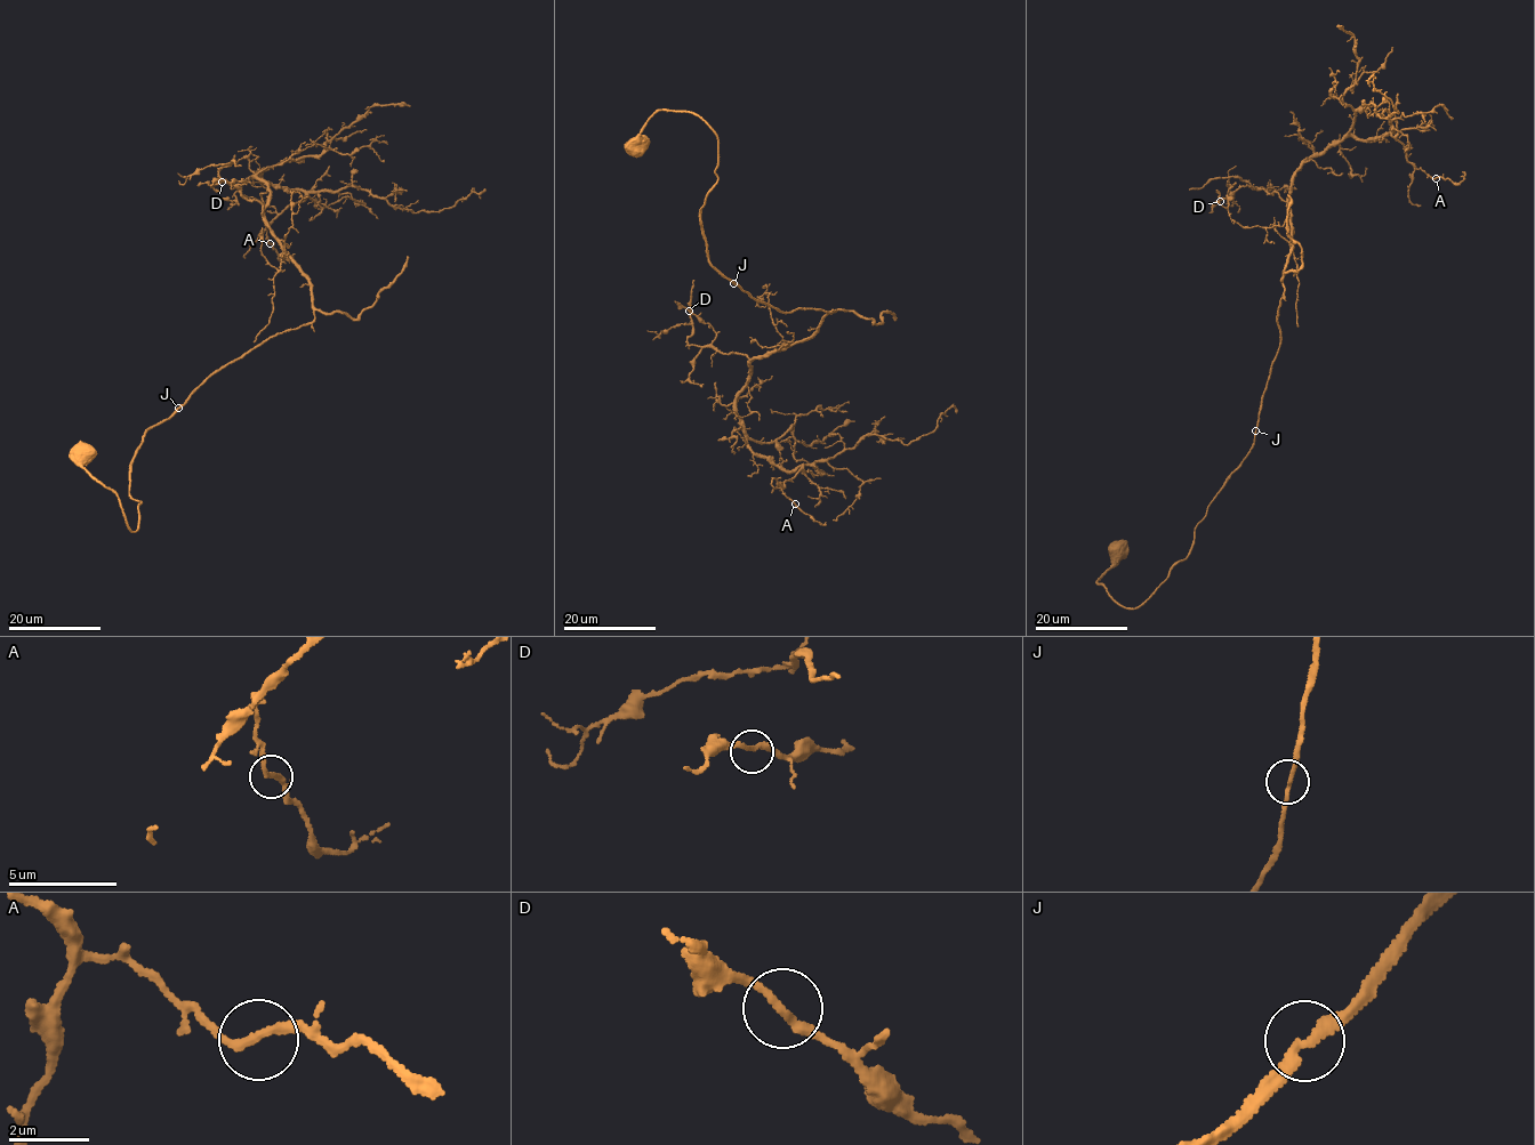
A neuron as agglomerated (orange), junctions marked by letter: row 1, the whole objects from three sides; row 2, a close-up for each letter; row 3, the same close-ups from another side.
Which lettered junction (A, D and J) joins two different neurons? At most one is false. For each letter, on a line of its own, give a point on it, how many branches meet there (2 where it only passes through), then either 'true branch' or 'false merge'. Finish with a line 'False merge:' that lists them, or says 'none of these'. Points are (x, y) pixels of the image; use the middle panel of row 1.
A: place (795, 504); branches 2; true branch
D: place (689, 311); branches 2; true branch
J: place (733, 283); branches 2; true branch
False merge: none of these

